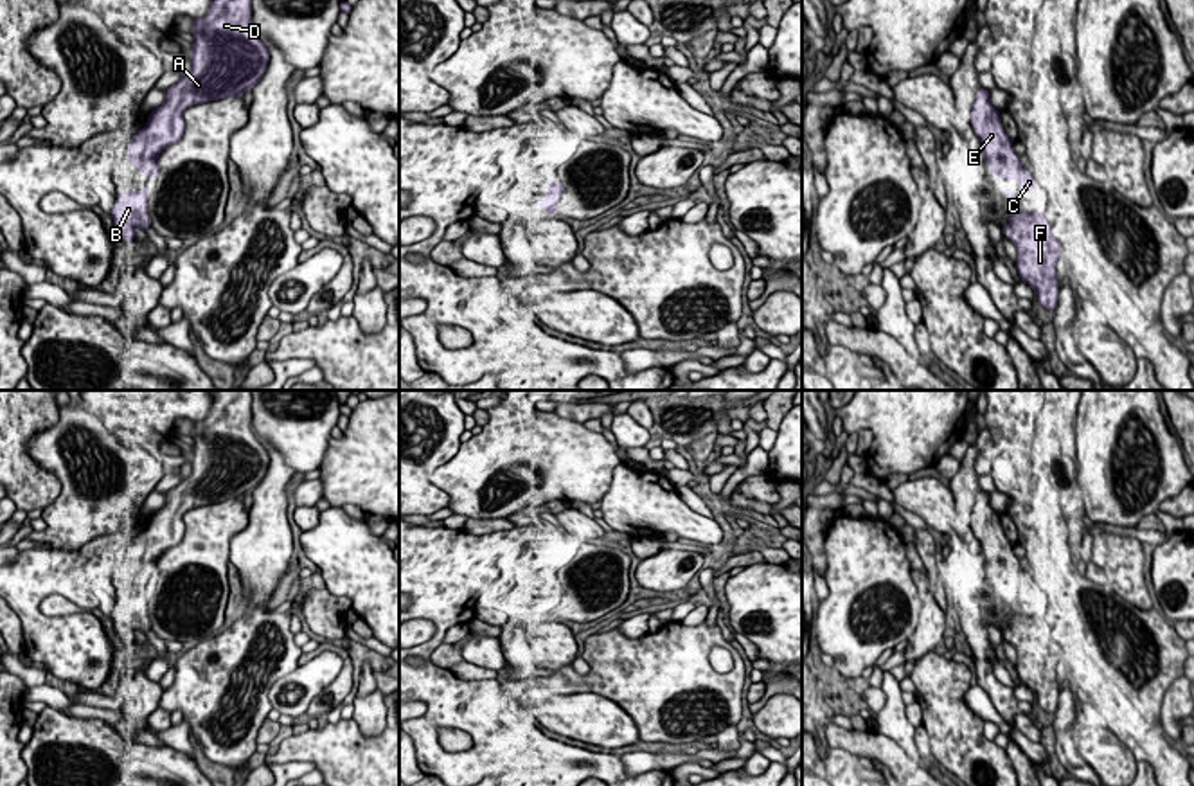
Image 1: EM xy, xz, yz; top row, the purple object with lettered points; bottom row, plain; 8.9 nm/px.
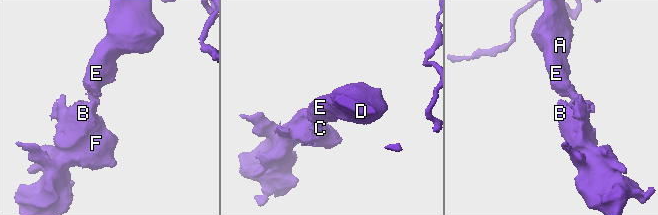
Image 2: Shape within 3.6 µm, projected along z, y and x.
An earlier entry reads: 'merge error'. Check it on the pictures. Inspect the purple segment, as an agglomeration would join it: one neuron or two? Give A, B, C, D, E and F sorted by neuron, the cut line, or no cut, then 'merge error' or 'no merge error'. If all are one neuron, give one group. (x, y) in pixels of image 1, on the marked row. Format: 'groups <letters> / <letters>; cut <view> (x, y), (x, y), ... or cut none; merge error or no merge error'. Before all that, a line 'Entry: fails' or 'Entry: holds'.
Entry: fails
groups A B C D E F; cut none; no merge error

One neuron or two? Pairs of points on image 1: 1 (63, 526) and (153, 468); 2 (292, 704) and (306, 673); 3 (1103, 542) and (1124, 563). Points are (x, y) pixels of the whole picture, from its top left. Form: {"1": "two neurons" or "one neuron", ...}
{"1": "one neuron", "2": "one neuron", "3": "one neuron"}

